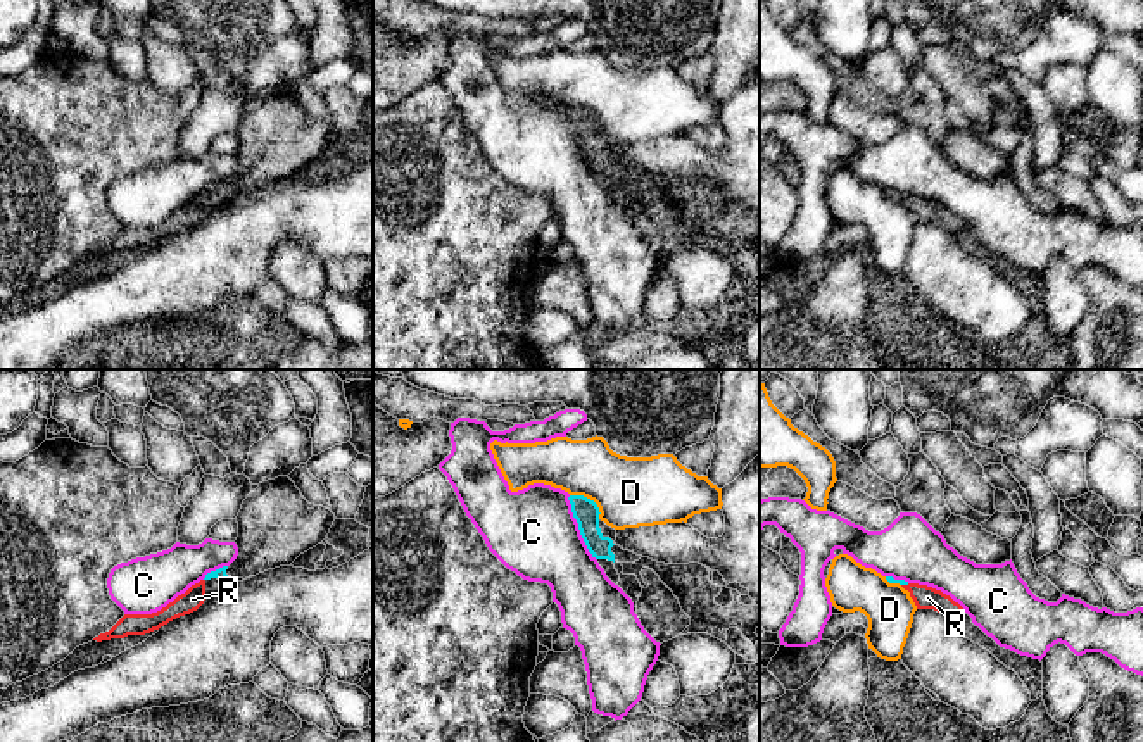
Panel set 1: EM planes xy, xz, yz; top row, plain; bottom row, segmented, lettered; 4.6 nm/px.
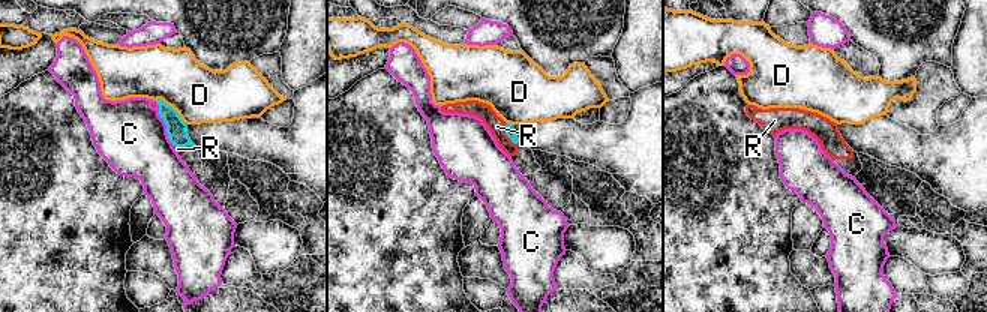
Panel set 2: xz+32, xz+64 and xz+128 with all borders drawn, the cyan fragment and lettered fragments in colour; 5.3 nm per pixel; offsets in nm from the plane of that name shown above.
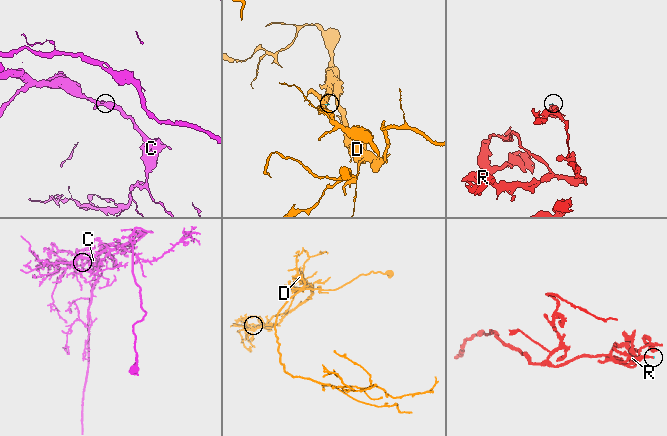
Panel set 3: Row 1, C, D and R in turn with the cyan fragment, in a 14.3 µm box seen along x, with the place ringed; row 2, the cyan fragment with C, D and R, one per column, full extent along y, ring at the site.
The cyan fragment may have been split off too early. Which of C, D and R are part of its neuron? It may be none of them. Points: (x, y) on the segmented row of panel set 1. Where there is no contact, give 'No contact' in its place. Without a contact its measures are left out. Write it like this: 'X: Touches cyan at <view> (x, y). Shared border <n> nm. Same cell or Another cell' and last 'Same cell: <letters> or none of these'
C: Touches cyan at xz (579, 528). Shared border 340 nm. Another cell
D: Touches cyan at xz (589, 499). Shared border 180 nm. Another cell
R: Touches cyan at yz (905, 584). Shared border 40 nm. Same cell
Same cell: R

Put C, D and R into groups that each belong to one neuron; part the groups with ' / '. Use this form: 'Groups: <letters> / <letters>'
Groups: C / D / R

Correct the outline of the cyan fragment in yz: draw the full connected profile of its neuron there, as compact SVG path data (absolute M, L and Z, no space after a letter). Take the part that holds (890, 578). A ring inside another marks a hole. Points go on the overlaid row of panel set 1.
M886 576L886 580L889 583L900 583L905 590L908 590L917 609L934 609L948 616L951 621L965 614L965 609L941 590L927 585L908 583L905 580L894 580L893 576Z

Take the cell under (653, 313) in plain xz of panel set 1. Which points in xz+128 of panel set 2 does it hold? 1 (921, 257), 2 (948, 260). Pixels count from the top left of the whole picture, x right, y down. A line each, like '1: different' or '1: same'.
1: different
2: different

